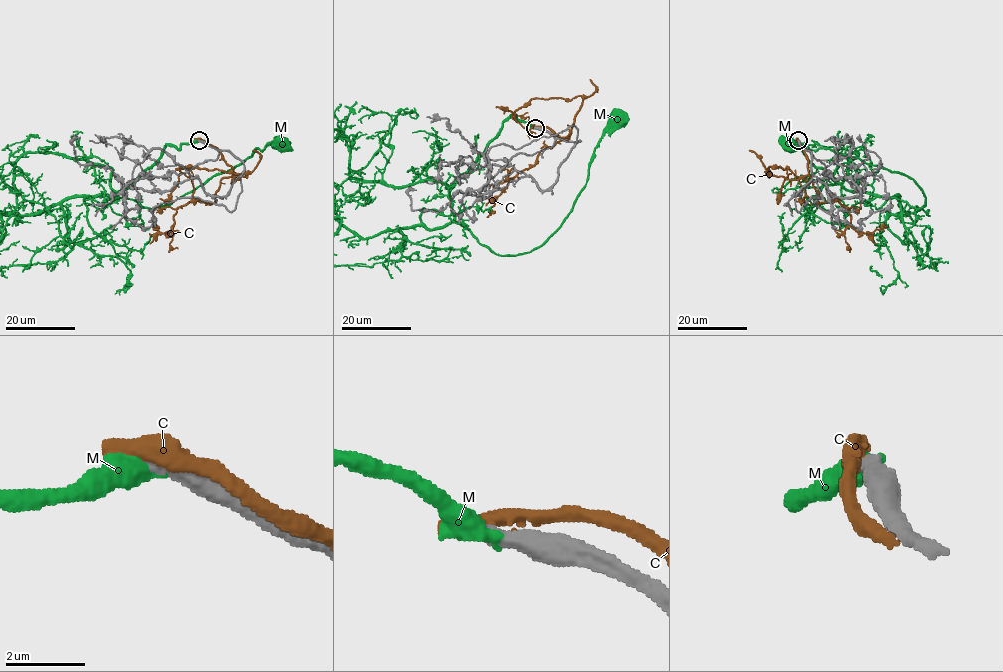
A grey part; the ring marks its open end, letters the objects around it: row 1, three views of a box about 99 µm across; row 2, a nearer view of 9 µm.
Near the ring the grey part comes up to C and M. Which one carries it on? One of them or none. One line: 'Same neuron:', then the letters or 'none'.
Same neuron: M

